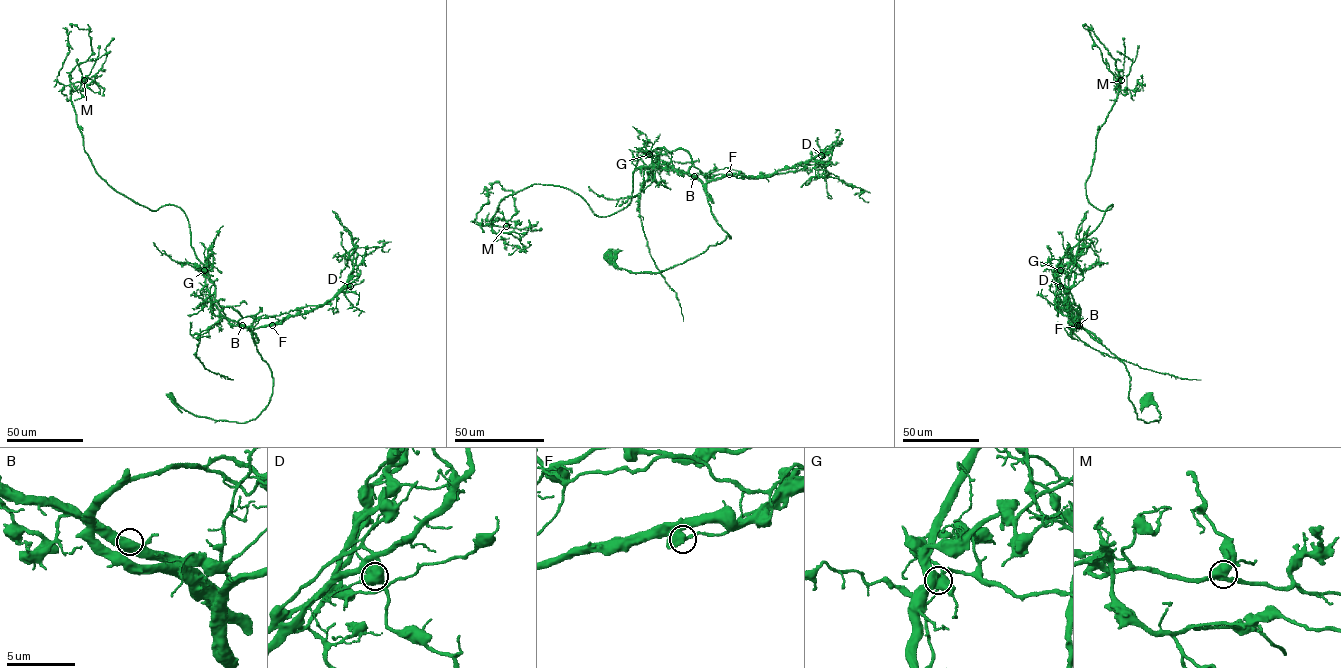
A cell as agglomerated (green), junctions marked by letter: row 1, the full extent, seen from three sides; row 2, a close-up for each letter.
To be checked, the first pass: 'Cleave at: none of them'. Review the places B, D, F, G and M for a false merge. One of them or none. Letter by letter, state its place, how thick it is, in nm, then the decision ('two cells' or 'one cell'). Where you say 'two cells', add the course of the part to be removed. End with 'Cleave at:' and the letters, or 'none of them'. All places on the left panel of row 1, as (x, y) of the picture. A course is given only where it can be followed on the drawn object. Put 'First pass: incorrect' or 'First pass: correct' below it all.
B: at (242, 325); 480 nm thick; one cell
D: at (350, 286); 550 nm thick; one cell
F: at (272, 325); 480 nm thick; one cell
G: at (204, 270); 500 nm thick; one cell
M: at (84, 80); 480 nm thick; one cell
Cleave at: none of them
First pass: correct

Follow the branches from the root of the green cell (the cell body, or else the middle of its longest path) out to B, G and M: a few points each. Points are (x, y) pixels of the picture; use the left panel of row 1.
B: (172, 401), (193, 414), (216, 420), (243, 423), (260, 414), (270, 399), (273, 377), (253, 333), (242, 325)
G: (172, 401), (197, 416), (243, 423), (260, 414), (273, 390), (253, 333), (220, 313), (204, 270)
M: (172, 401), (245, 423), (272, 372), (212, 301), (184, 212), (152, 211), (96, 171), (71, 99), (84, 80)

